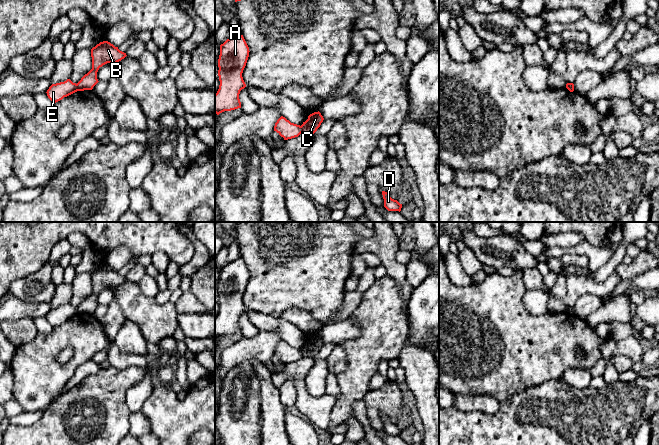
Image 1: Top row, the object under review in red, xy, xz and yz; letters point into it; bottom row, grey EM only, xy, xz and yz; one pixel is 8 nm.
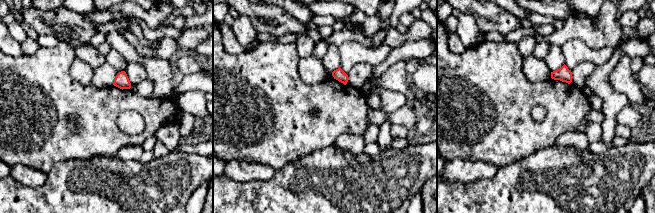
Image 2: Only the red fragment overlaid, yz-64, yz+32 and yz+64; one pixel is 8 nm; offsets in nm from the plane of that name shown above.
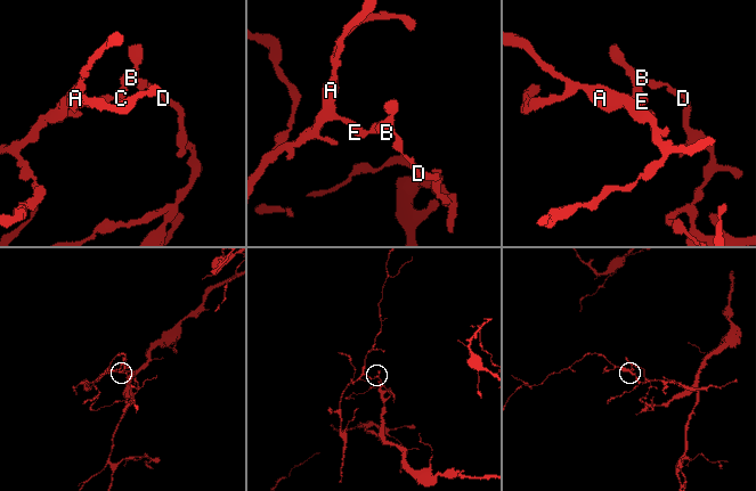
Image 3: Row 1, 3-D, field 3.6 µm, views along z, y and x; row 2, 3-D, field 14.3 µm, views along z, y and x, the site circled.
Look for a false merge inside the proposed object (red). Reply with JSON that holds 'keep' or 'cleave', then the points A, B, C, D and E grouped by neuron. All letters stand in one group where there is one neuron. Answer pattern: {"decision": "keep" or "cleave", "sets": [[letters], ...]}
{"decision": "cleave", "sets": [["A", "E"], ["B", "C", "D"]]}

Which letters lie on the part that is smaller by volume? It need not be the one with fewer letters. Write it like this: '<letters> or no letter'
A, E

